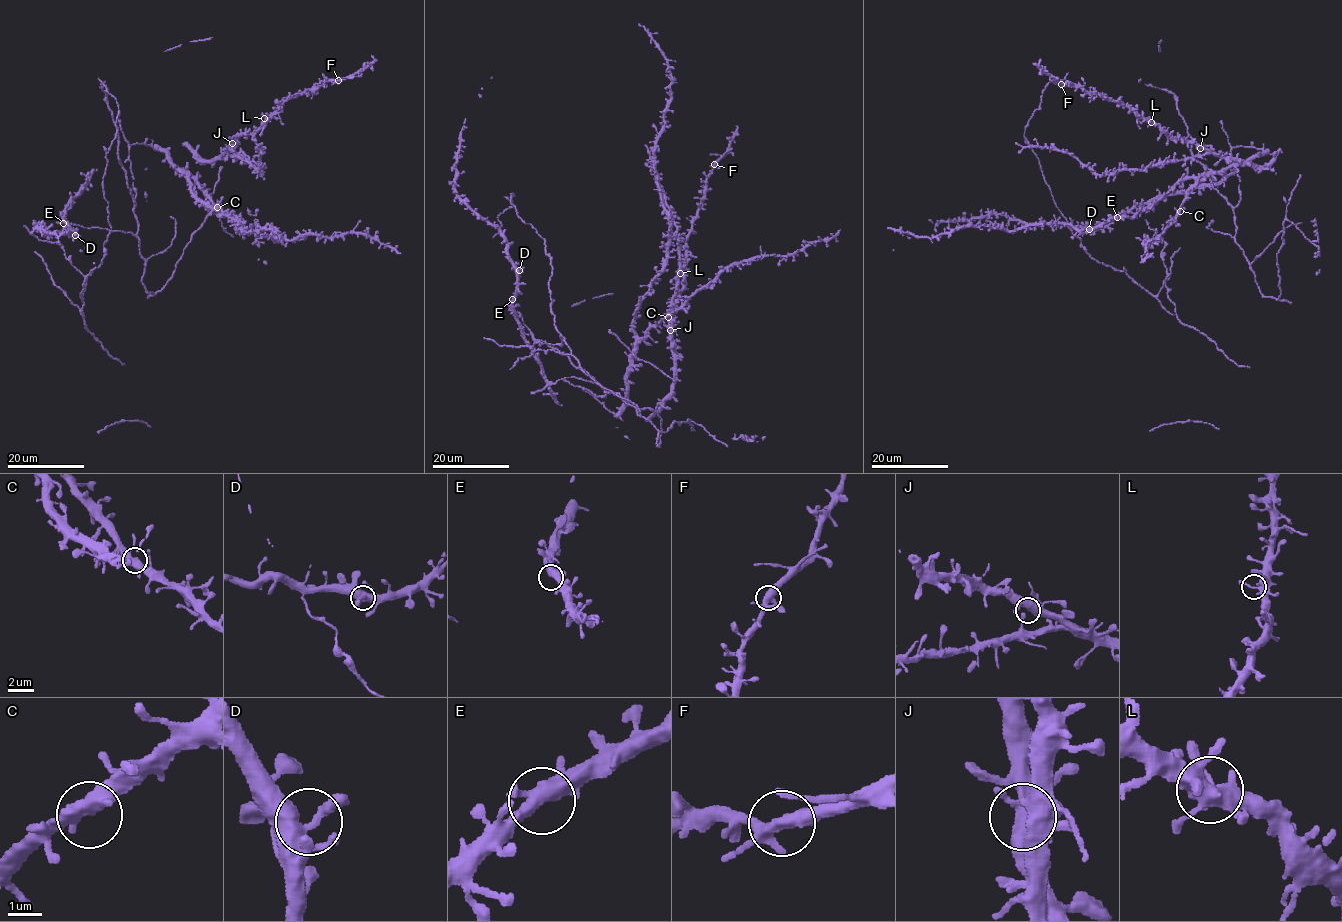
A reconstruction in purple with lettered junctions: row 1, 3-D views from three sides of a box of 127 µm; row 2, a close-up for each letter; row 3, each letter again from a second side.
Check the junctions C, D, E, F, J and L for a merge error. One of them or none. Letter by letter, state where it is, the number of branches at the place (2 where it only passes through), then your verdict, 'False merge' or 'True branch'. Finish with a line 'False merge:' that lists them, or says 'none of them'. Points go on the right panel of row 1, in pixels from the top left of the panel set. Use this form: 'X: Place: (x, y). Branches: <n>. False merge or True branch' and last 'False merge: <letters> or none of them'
C: Place: (1180, 211). Branches: 4. True branch
D: Place: (1089, 229). Branches: 4. True branch
E: Place: (1117, 217). Branches: 4. True branch
F: Place: (1061, 84). Branches: 5. True branch
J: Place: (1200, 148). Branches: 5. True branch
L: Place: (1151, 122). Branches: 5. True branch
False merge: none of them

